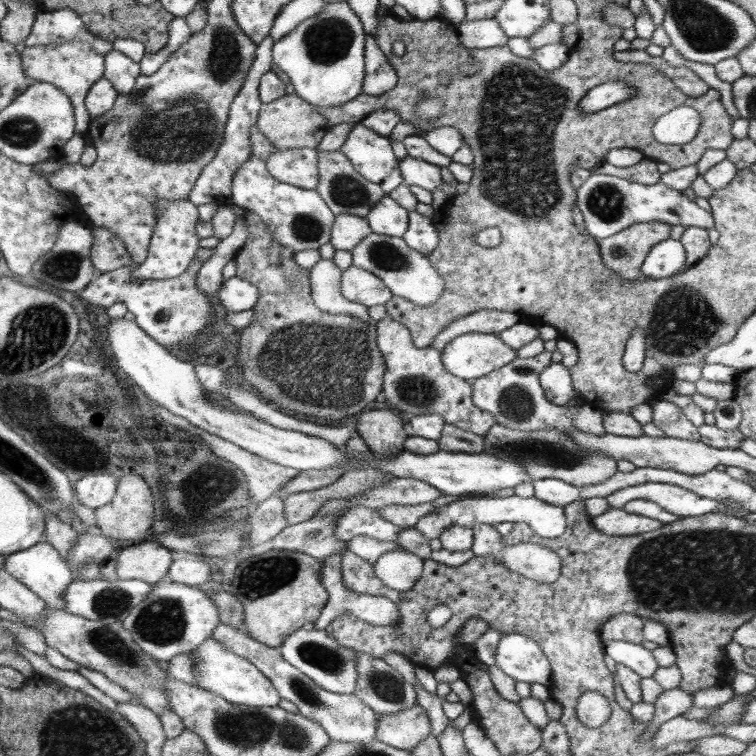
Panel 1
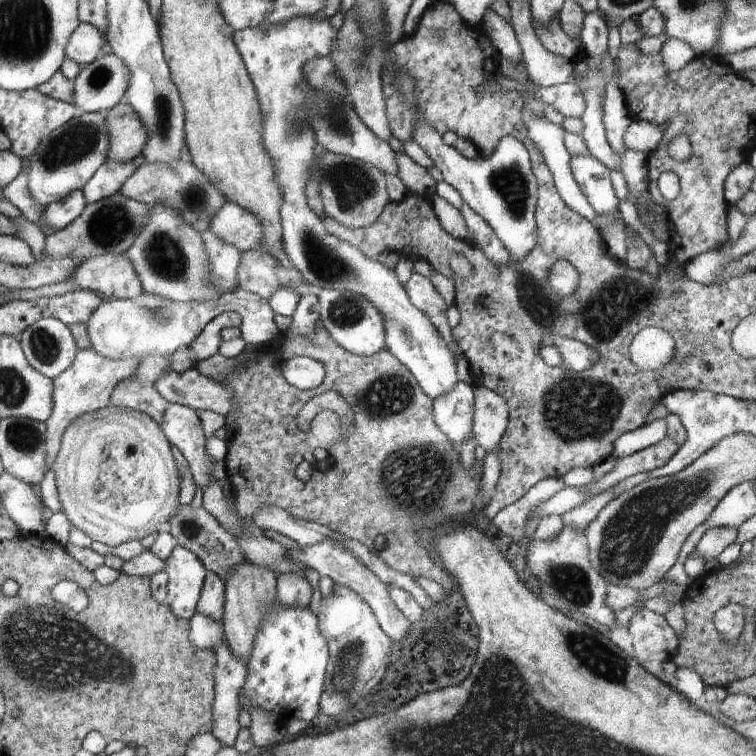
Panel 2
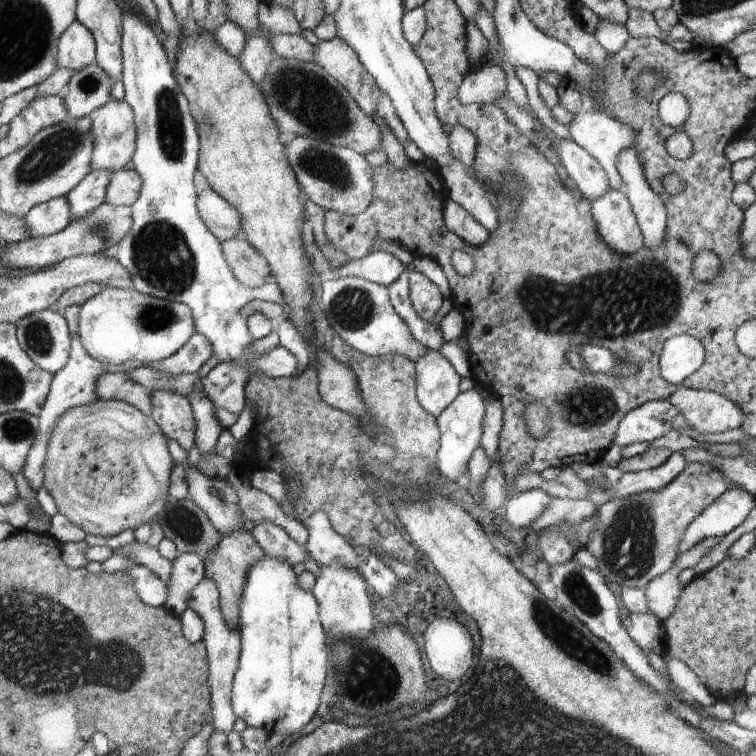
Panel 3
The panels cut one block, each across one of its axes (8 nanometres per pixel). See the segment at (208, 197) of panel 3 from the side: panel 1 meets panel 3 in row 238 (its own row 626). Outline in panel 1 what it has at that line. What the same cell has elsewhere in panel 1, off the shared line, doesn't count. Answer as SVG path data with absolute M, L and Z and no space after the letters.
M220 623L211 637L258 668L272 682L274 689L280 694L280 699L292 702L301 716L322 726L332 741L366 745L376 740L378 717L370 707L354 696L354 693L338 694L320 689L320 686L316 686L295 666L286 662L275 648L254 640L246 631Z

